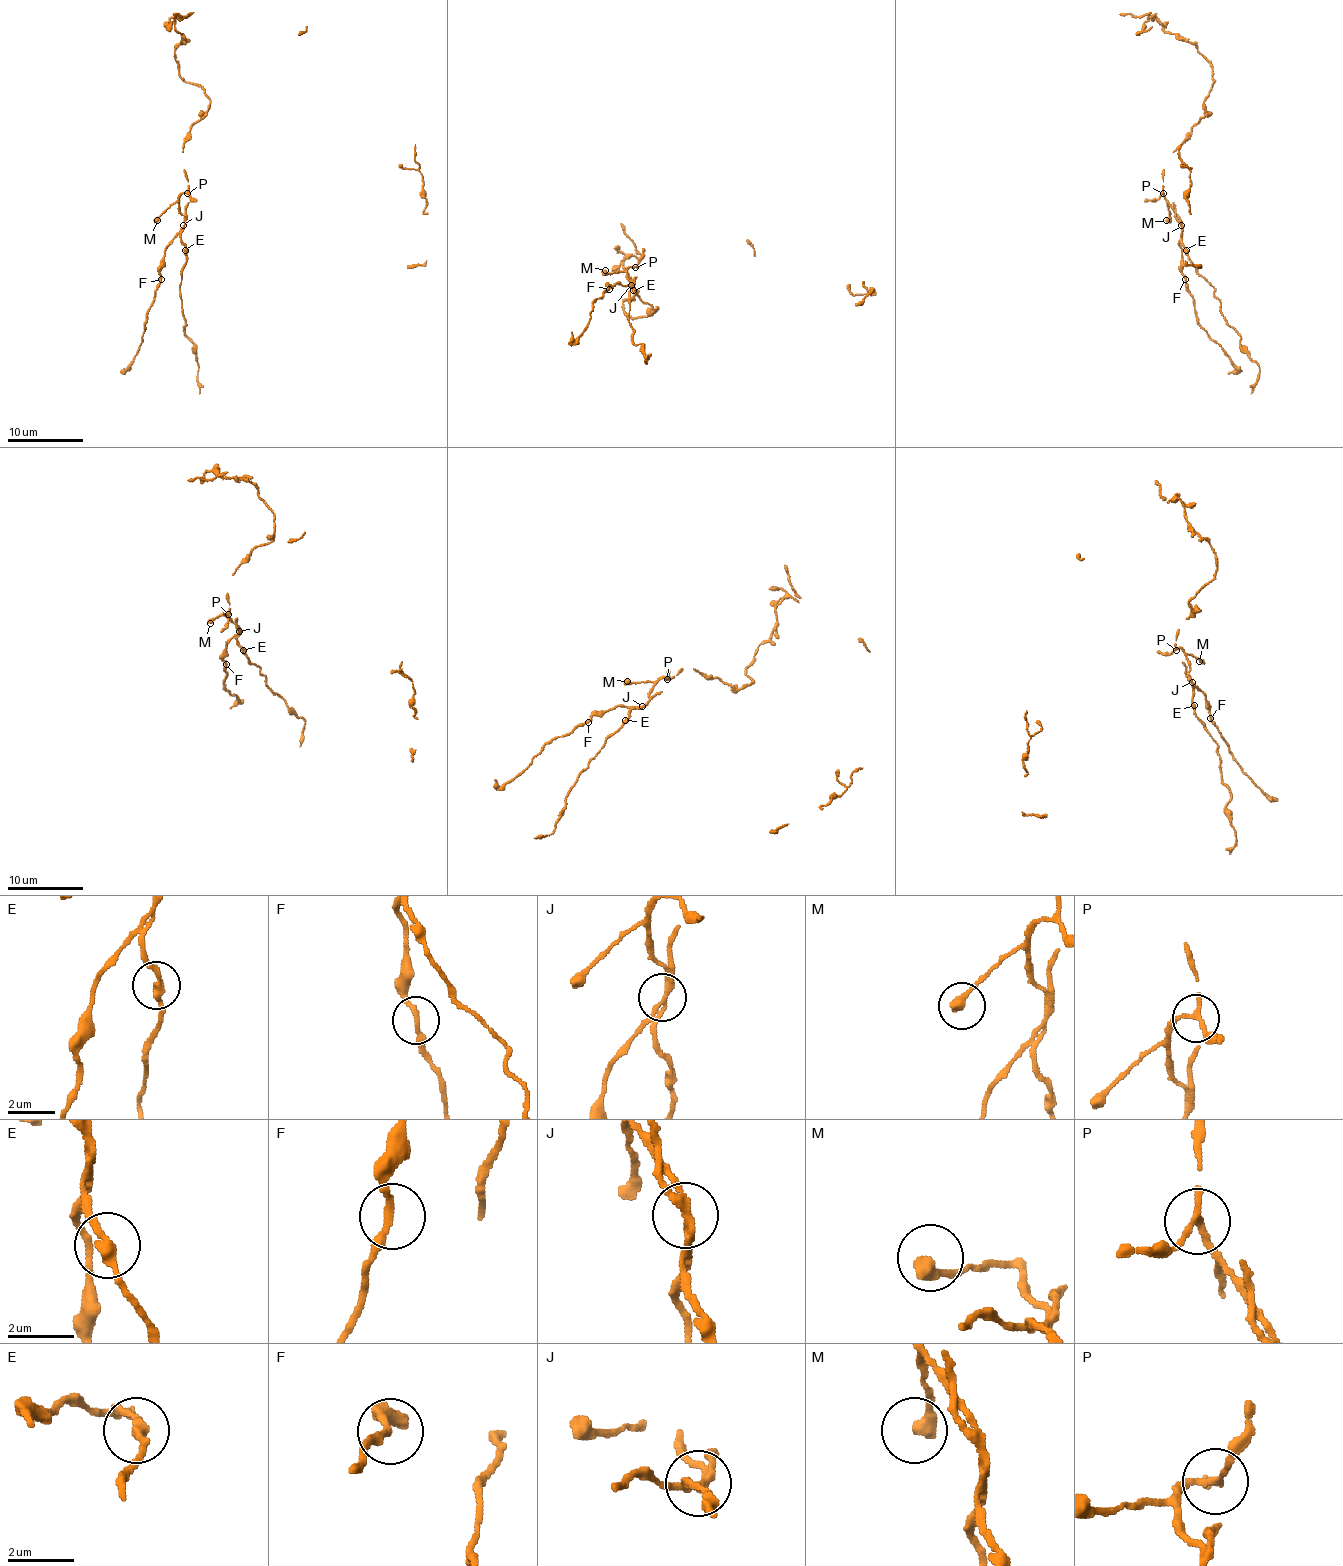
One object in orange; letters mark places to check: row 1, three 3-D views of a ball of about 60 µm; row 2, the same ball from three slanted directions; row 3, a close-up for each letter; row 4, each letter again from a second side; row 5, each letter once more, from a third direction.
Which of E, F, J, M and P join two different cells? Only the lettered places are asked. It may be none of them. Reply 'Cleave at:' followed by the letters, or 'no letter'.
Cleave at: J

